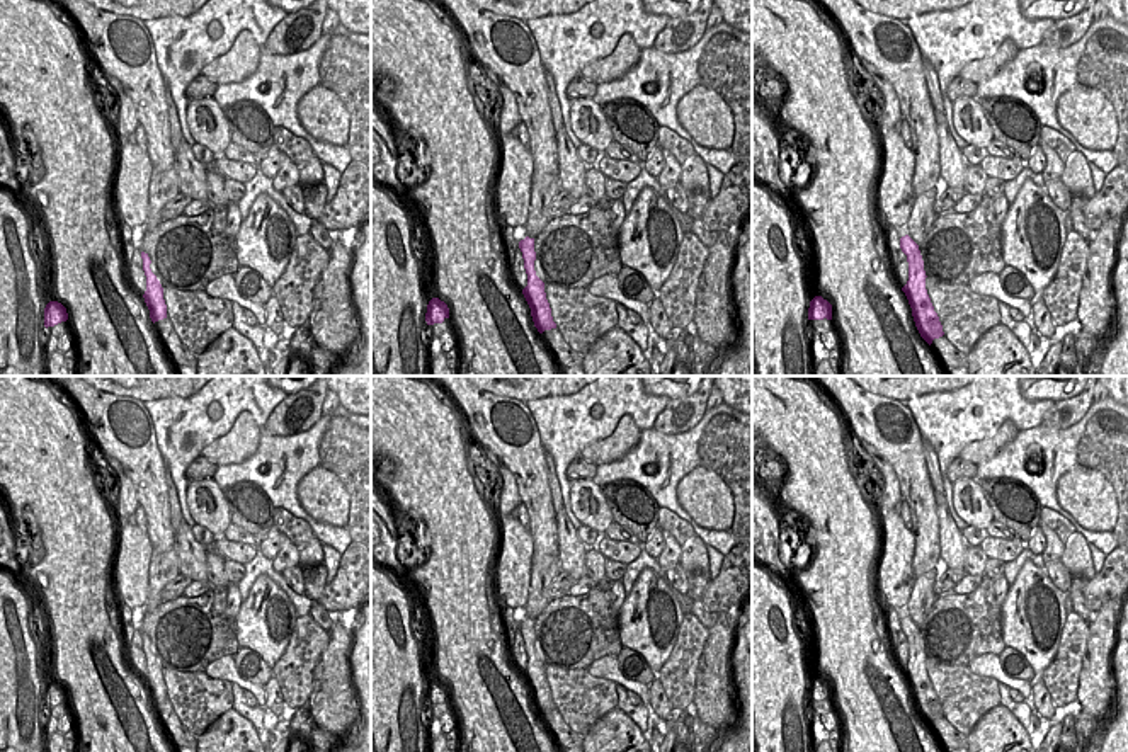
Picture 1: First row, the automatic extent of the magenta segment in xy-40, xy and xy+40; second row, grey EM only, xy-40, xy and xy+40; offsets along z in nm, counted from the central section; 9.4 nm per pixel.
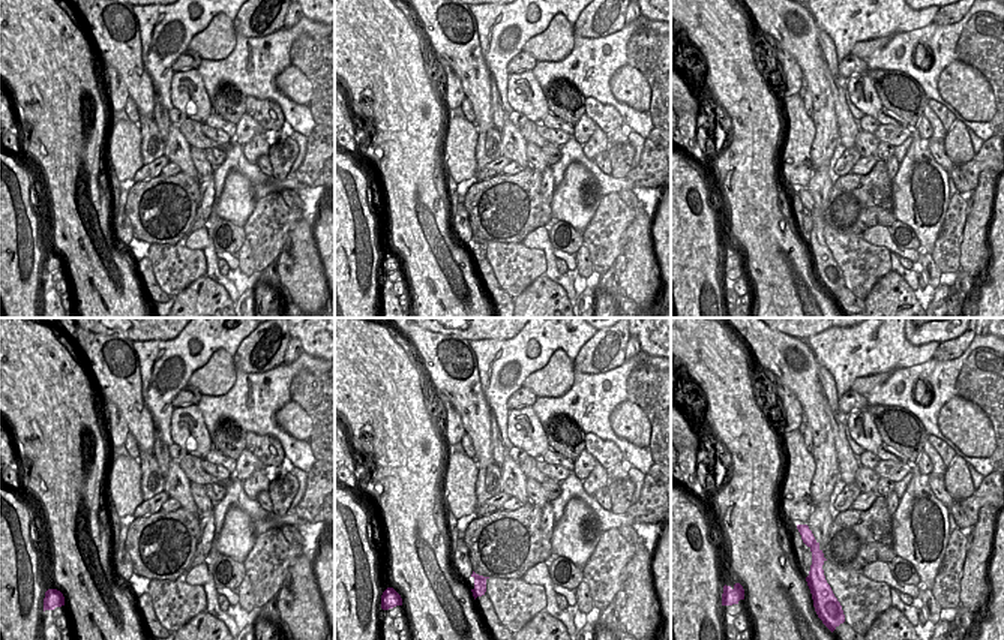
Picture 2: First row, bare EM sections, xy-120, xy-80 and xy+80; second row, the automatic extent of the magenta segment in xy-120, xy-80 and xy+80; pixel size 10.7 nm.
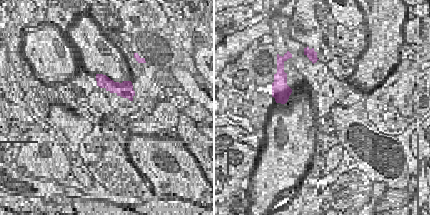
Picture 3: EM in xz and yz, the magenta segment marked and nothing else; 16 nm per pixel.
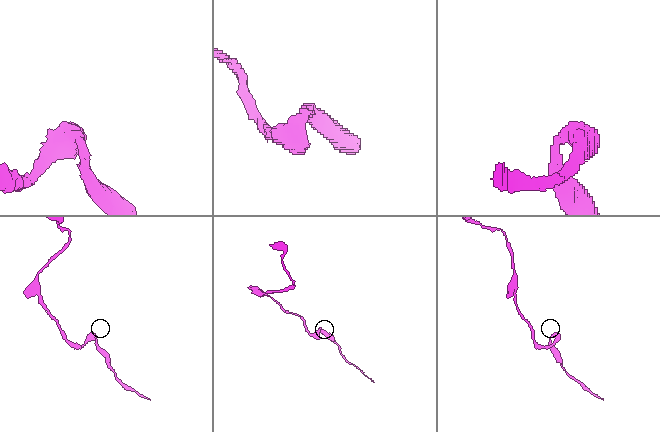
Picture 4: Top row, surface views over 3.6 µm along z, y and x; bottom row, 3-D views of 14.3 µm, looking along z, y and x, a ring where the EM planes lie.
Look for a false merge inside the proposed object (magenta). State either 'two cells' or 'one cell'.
one cell

